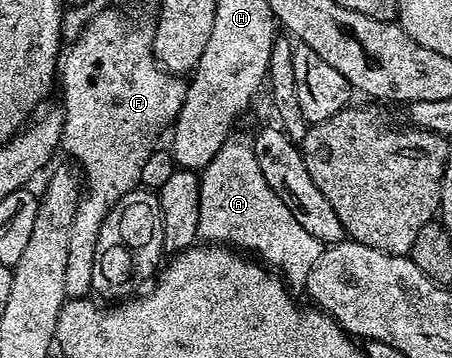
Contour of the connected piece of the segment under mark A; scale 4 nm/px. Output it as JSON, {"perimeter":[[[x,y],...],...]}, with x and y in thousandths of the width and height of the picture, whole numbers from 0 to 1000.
{"perimeter":[[[504,394],[445,480],[440,665],[575,712],[571,718],[586,737],[626,768],[648,810],[670,810],[681,763],[699,746],[719,687],[690,651],[675,648],[673,628],[657,617],[628,561],[595,525],[560,413],[551,402],[518,397]]]}

